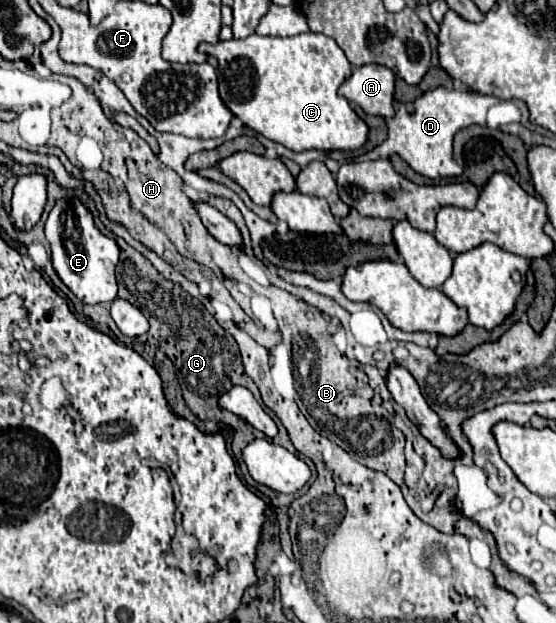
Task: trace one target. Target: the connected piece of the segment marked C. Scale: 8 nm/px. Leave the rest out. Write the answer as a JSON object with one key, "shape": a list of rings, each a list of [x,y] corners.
{"shape":[[[250,34],[244,40],[226,40],[218,44],[202,42],[200,52],[216,56],[218,60],[218,88],[226,108],[238,116],[248,128],[274,140],[294,152],[304,150],[356,150],[366,142],[368,126],[350,108],[346,98],[338,98],[340,84],[352,74],[352,66],[346,60],[340,46],[324,34],[296,34],[292,38],[270,38]]]}

